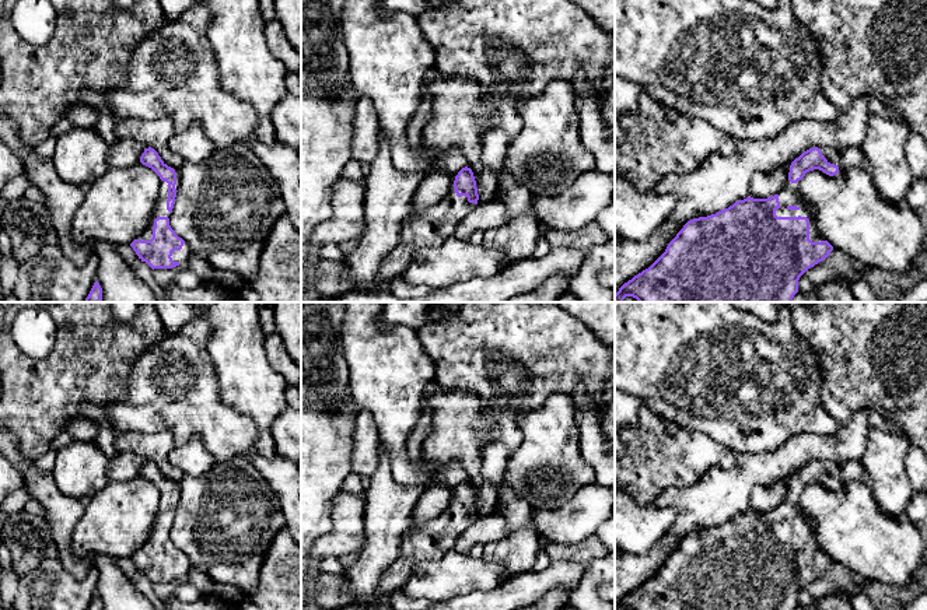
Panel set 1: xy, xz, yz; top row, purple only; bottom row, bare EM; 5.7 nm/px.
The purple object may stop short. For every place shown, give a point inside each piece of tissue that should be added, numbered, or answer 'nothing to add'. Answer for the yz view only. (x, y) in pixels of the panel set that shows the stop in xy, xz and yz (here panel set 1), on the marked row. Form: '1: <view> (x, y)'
1: yz (789, 195)

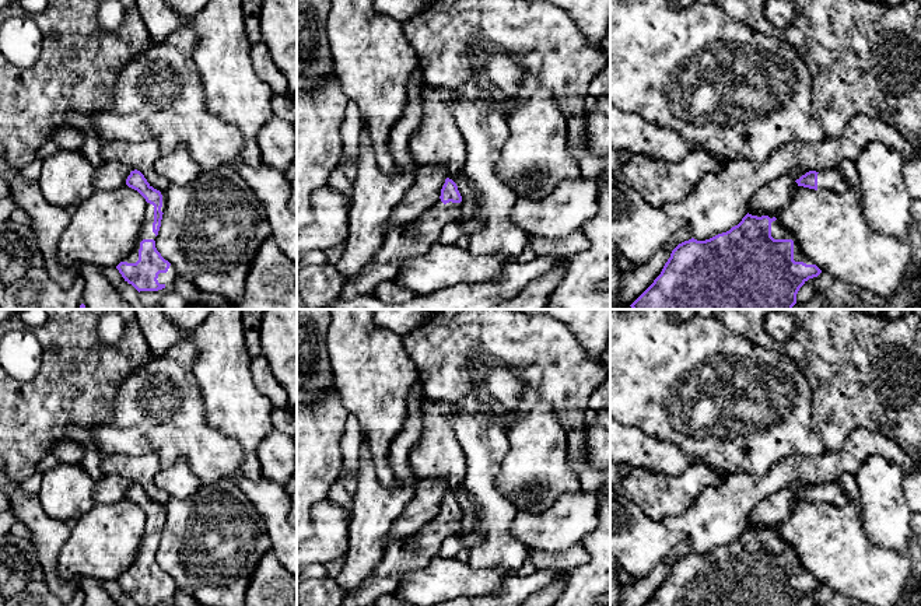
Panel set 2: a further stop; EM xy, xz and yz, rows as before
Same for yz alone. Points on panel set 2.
1: yz (777, 230)

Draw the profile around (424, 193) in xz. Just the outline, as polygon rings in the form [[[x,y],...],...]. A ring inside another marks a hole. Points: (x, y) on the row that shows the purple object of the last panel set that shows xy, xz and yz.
[[[417,167],[414,185],[393,209],[384,227],[384,234],[426,217],[427,211],[438,202],[445,179],[445,167]]]

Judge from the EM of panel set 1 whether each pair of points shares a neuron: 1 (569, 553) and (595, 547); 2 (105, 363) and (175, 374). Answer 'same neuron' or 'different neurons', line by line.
1: same neuron
2: different neurons

